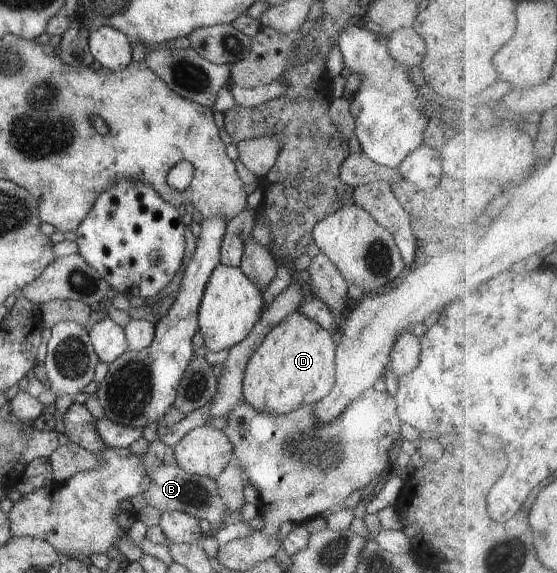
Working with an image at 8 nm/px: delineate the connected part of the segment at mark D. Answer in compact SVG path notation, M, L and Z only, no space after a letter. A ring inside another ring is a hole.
M298 311L290 313L263 338L243 374L243 398L254 410L281 415L322 400L334 386L334 334Z

